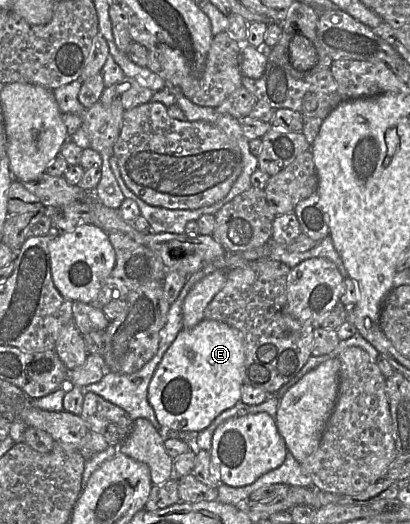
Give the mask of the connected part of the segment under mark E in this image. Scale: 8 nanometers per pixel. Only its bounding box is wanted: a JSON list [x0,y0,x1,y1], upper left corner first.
[148,319,245,433]

